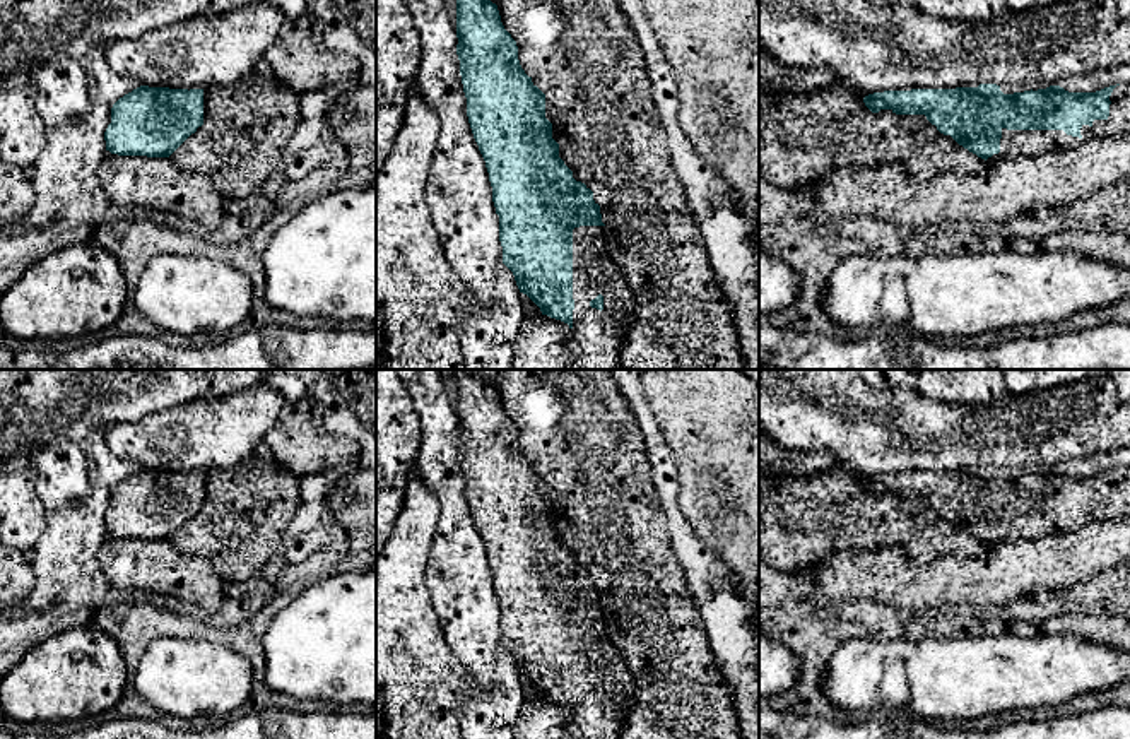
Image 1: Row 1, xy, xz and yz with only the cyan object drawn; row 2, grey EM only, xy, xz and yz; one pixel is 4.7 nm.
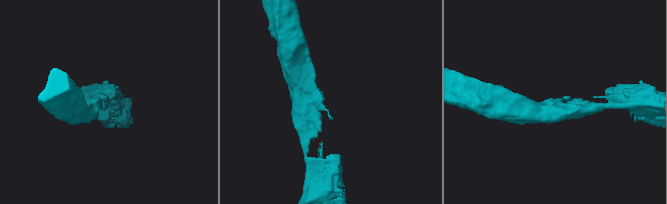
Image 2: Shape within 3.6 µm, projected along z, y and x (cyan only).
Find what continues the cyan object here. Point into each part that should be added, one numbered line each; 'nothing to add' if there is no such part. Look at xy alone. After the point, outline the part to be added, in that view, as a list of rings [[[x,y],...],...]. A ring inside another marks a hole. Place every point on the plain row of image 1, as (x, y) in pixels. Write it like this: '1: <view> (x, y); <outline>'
nothing to add

